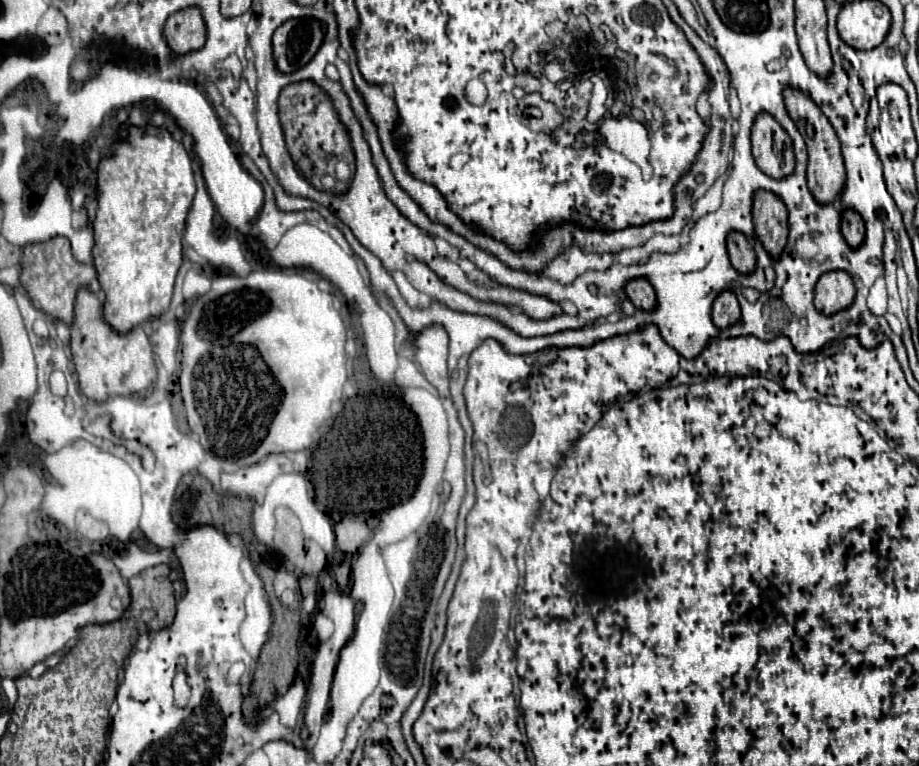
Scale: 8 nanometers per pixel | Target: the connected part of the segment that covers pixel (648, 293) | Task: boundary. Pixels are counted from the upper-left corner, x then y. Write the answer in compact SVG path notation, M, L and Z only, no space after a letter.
M638 278L626 284L626 296L638 310L652 310L656 306L656 292L648 284L648 280Z

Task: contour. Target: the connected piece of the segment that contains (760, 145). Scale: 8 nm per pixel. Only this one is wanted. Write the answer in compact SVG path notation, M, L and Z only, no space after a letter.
M766 112L752 126L752 154L756 166L770 178L786 178L794 172L796 158L786 130Z

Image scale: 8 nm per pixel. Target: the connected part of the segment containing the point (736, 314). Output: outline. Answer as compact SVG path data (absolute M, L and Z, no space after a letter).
M722 292L712 306L712 322L716 328L724 330L730 328L732 324L736 324L740 320L740 306L738 300L732 292Z

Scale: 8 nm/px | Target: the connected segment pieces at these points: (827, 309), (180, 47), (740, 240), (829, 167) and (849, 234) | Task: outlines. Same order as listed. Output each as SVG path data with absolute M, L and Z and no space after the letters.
M832 270L820 276L814 290L814 306L818 312L832 316L852 304L856 296L854 282L848 272Z
M186 8L172 14L164 24L164 40L176 54L200 50L206 42L206 26L198 8Z
M732 232L728 236L728 254L730 262L736 272L750 274L756 268L756 254L754 248L748 244L746 236L740 232Z
M786 90L784 98L786 98L788 114L794 120L794 124L798 126L798 130L808 146L808 172L806 172L808 190L812 192L812 196L818 204L832 204L832 200L840 198L840 192L844 190L844 180L846 180L838 136L836 136L832 124L828 122L828 118L820 112L820 108L808 96L804 96L798 90Z
M844 210L842 214L842 234L850 248L858 248L864 242L864 222L854 210Z

